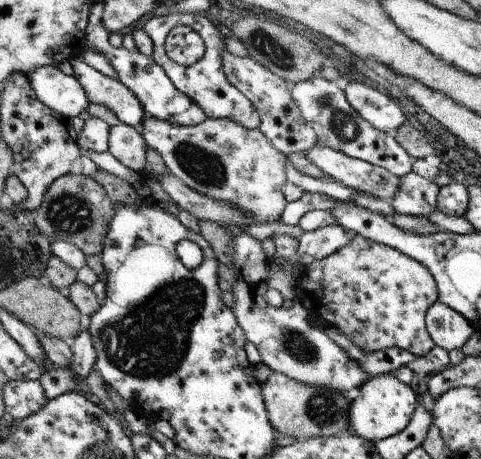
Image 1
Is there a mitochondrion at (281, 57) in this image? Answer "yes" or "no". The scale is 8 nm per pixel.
yes

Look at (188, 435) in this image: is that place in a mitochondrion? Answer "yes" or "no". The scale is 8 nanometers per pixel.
no

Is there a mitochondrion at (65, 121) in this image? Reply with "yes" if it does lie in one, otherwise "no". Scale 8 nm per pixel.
no

